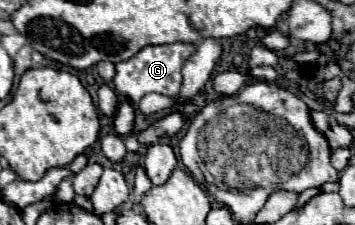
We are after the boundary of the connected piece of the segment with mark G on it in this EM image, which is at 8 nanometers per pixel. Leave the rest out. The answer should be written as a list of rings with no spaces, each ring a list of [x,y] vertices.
[[[172,42],[172,44],[160,44],[160,46],[144,46],[138,54],[134,54],[126,62],[116,64],[116,76],[114,76],[114,88],[118,94],[128,96],[132,104],[138,104],[142,96],[150,92],[158,92],[164,96],[176,96],[182,86],[182,64],[186,58],[194,52],[192,44],[184,42]]]

